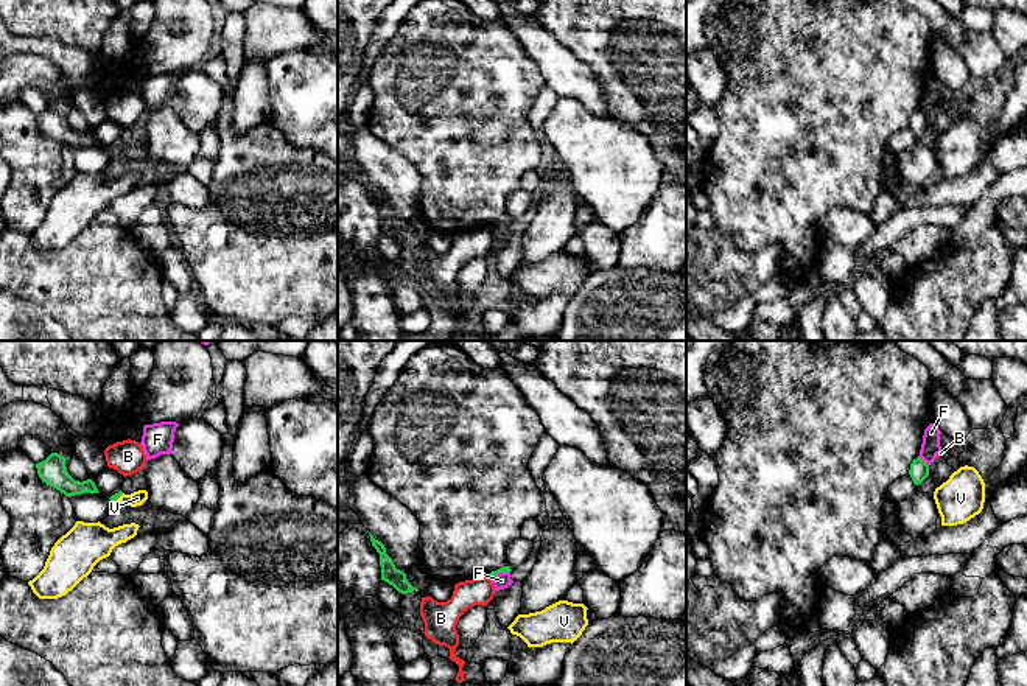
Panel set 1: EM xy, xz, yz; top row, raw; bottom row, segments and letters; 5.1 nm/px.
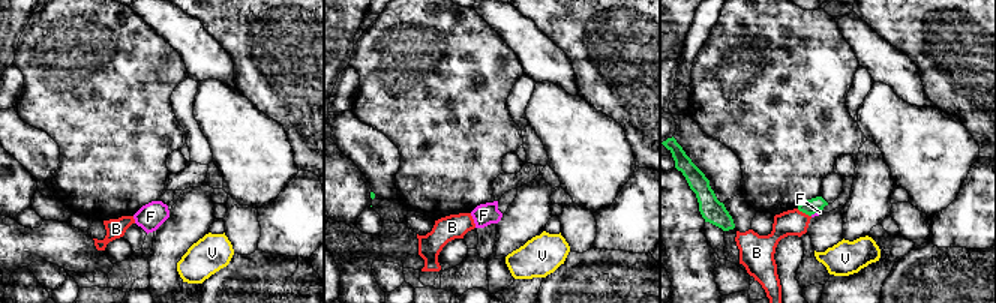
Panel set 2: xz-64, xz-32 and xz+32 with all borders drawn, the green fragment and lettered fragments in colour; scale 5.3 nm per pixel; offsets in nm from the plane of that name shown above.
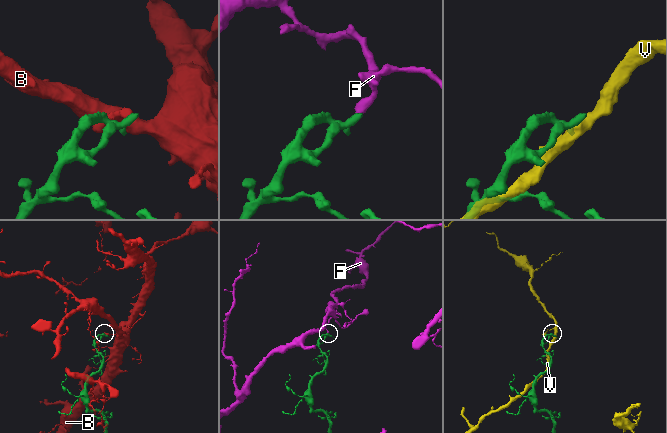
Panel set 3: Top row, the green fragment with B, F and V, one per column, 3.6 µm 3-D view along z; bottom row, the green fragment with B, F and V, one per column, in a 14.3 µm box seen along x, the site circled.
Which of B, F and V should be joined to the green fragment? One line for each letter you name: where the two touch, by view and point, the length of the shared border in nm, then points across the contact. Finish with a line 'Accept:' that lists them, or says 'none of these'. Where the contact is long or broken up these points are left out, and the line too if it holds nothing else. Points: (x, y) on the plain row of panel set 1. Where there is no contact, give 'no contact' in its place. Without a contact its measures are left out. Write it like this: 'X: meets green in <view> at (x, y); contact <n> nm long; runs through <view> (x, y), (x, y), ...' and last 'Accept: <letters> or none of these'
Accept: none of these

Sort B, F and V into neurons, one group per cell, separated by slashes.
B / F / V

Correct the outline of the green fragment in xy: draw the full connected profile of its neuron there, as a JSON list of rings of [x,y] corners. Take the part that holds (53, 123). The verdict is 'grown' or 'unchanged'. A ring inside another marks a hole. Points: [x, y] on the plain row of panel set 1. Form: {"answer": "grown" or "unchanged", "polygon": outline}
{"answer": "unchanged", "polygon": [[[51,104],[45,112],[36,115],[36,120],[42,134],[68,149],[82,145],[100,145],[92,131],[75,132],[67,123],[65,109],[58,104]]]}

